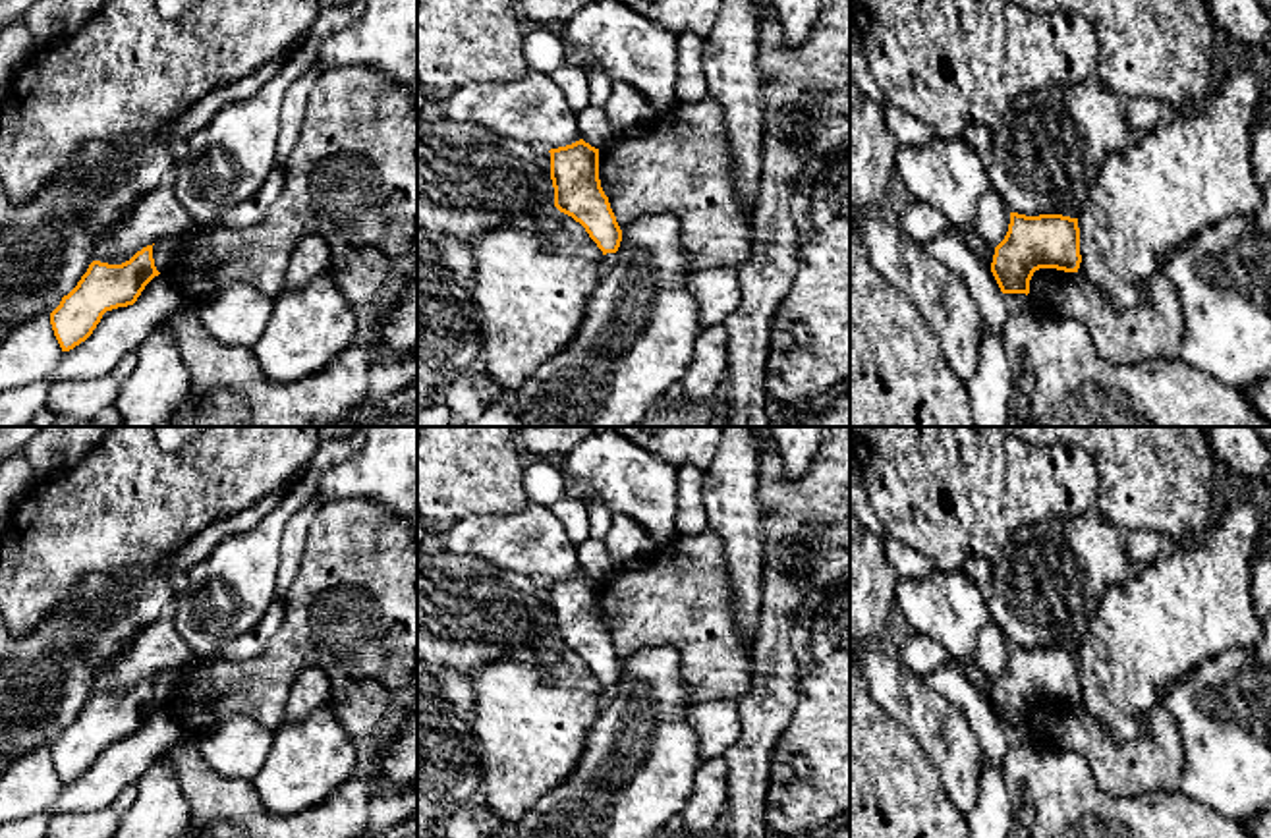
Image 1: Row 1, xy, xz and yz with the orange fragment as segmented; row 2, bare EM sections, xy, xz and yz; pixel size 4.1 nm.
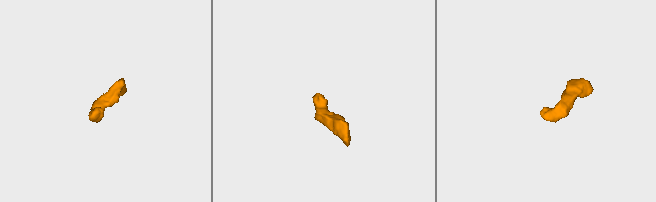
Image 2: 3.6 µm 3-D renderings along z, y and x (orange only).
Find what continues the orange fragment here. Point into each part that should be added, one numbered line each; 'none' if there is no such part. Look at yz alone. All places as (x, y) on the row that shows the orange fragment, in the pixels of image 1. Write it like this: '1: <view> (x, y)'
1: yz (1059, 379)

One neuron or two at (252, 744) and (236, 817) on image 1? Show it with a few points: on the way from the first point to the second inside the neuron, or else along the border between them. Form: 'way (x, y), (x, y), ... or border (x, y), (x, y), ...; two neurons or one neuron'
way (236, 761), (236, 800); one neuron

